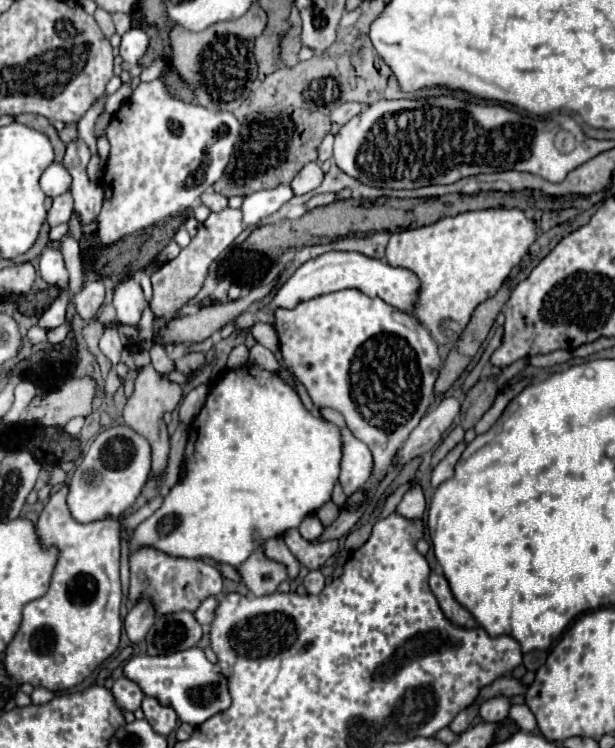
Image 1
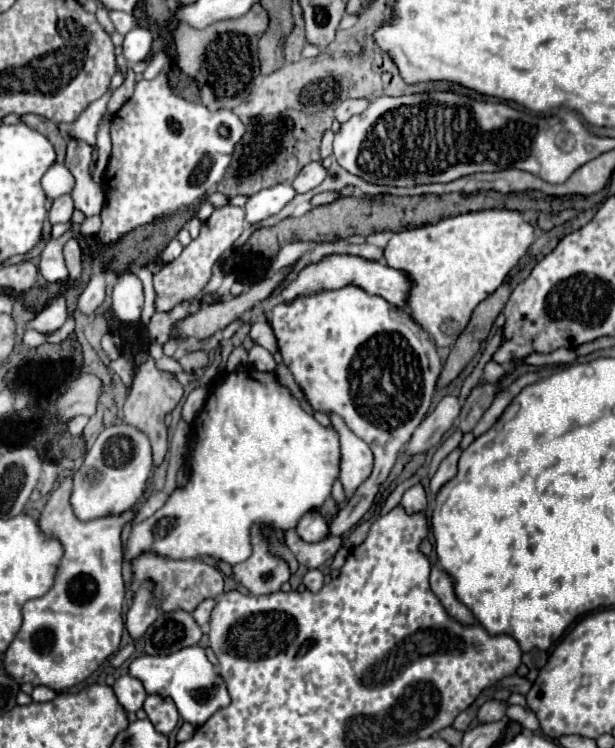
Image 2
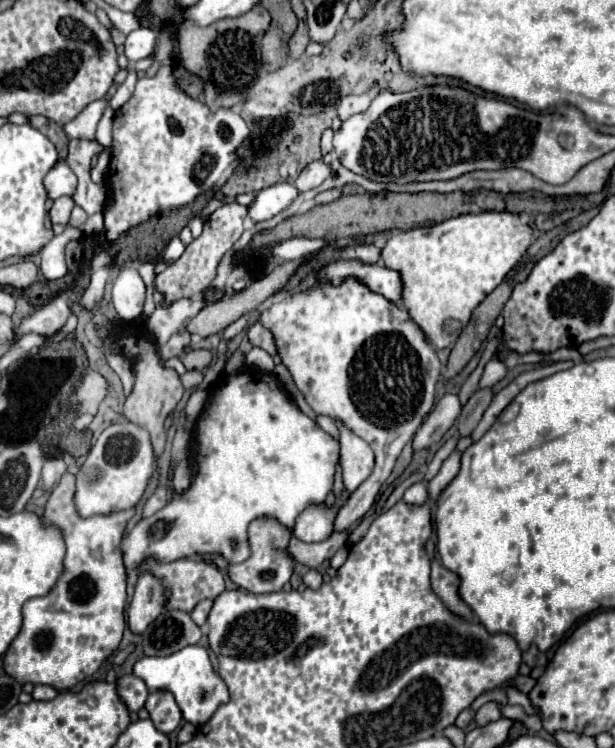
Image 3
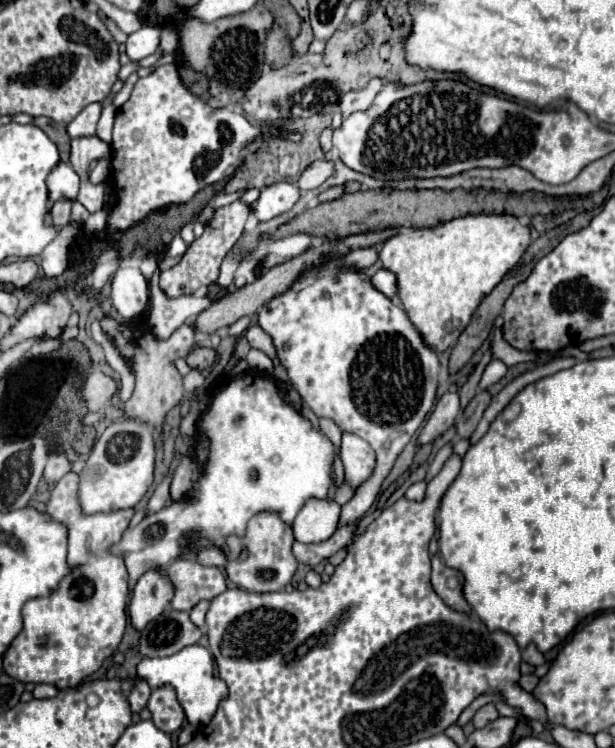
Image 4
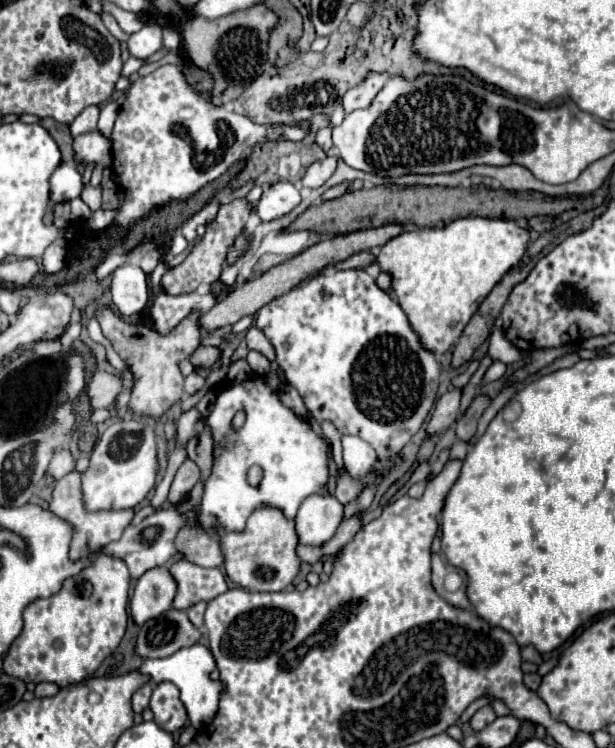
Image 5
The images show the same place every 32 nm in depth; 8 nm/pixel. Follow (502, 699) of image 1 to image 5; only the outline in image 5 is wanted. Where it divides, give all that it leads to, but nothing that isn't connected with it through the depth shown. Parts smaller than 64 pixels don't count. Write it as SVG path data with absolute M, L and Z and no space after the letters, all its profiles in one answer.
M484 706L484 708L480 708L480 710L472 716L470 724L472 724L472 730L478 732L480 728L486 728L486 726L488 726L490 722L494 722L494 720L496 720L496 714L494 714L492 706Z

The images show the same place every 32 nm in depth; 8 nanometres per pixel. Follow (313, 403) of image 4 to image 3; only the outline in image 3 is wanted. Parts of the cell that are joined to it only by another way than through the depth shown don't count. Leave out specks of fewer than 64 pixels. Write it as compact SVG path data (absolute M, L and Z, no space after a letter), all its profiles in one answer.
M346 280L340 284L340 288L320 284L316 292L292 292L292 296L280 294L262 308L260 322L274 334L282 364L290 370L298 390L304 394L312 410L316 414L342 420L356 436L372 444L376 454L374 472L356 488L356 492L352 492L334 520L334 532L346 532L354 528L358 520L370 510L382 482L390 476L398 454L412 440L416 428L422 424L434 404L434 390L440 376L436 348L414 324L406 308L388 302L380 294L368 292L368 288L356 284L356 280Z

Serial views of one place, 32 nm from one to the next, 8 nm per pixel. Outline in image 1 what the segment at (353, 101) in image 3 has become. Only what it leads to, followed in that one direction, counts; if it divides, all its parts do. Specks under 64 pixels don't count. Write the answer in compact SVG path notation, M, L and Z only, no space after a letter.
M348 102L348 104L340 104L338 108L334 108L330 112L330 122L336 122L338 126L344 126L350 118L354 118L356 114L360 114L364 108L360 108L358 102Z

